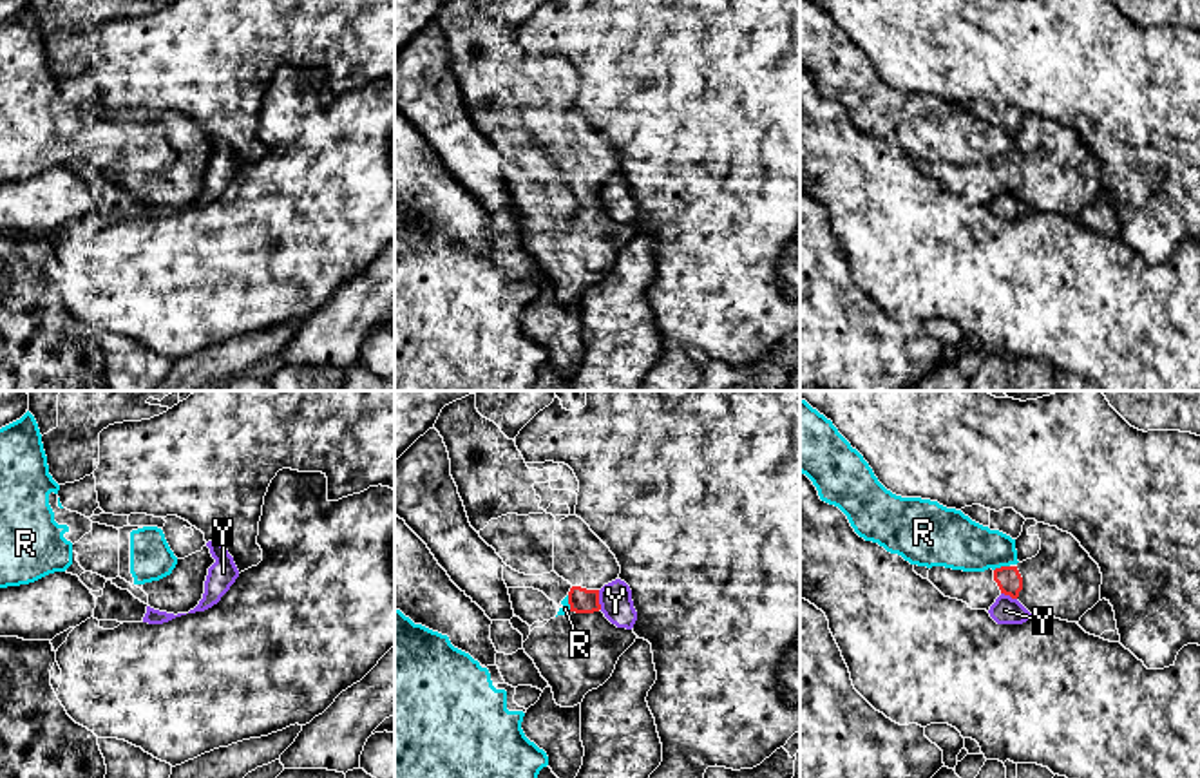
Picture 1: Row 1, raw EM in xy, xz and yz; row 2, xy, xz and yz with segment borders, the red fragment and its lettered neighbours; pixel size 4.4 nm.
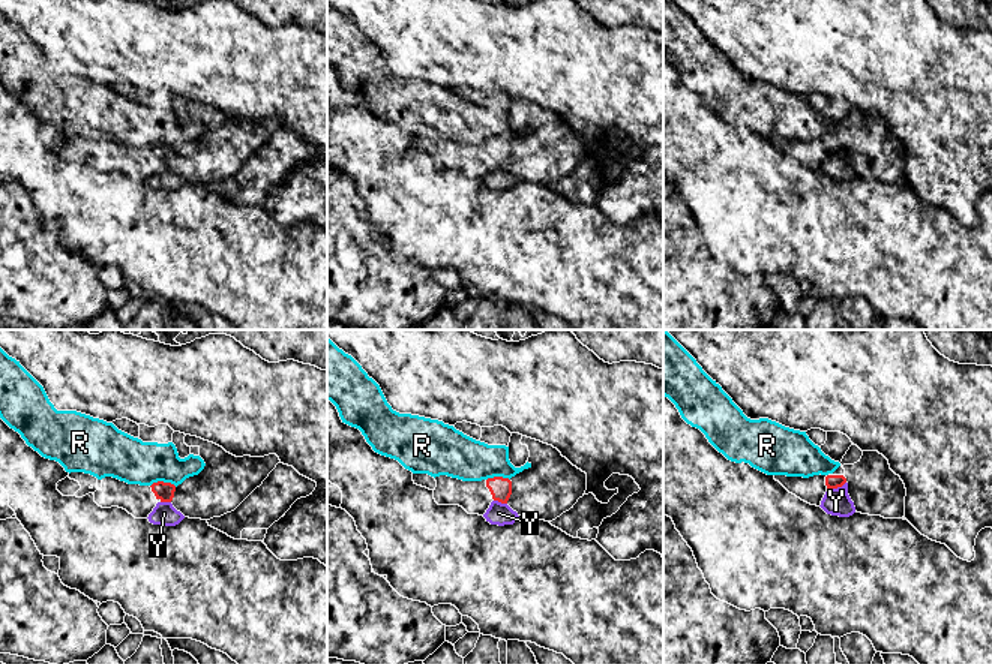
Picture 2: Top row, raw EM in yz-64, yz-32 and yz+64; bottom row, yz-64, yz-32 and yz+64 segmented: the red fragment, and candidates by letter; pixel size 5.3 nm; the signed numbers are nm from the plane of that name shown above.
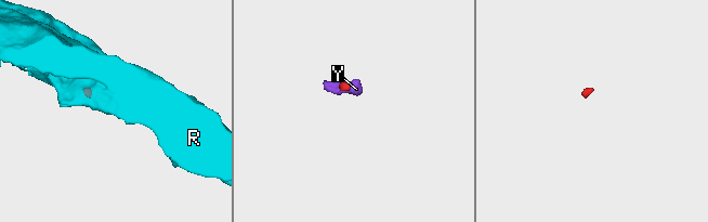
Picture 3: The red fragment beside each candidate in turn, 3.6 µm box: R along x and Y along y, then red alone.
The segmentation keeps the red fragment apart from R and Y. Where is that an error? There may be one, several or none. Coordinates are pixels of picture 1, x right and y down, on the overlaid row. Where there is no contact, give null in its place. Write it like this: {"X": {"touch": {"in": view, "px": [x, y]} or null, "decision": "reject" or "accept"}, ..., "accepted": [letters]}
{"R": {"touch": {"in": "yz", "px": [1001, 567]}, "decision": "reject"}, "Y": {"touch": {"in": "xz", "px": [598, 599]}, "decision": "reject"}, "accepted": []}

